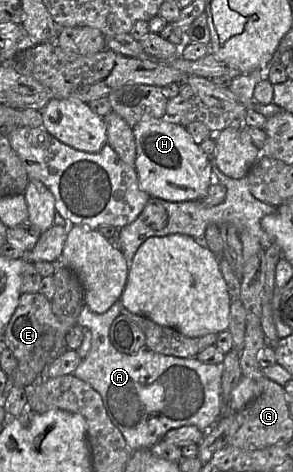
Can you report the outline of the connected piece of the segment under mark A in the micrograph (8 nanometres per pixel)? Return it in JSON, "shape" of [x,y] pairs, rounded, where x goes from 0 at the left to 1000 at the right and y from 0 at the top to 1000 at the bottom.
{"shape":[[[396,638],[365,659],[334,665],[287,648],[263,689],[297,693],[314,706],[314,731],[300,752],[280,761],[253,786],[253,797],[300,811],[352,847],[362,873],[382,896],[416,917],[451,956],[512,953],[577,911],[621,903],[669,903],[696,917],[720,907],[758,879],[758,794],[765,771],[703,771],[672,758],[614,758],[556,752],[505,737],[461,750],[406,746],[379,727],[372,701],[386,680],[420,665],[420,642]]]}

